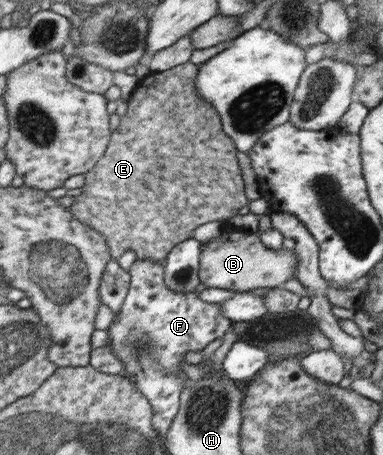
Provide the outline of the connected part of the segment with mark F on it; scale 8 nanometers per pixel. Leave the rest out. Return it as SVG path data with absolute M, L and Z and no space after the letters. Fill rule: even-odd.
M136 260L128 269L129 283L123 303L118 313L113 316L111 325L107 327L107 345L115 354L117 360L123 362L123 374L133 376L137 390L144 395L153 408L153 430L163 439L172 425L173 417L180 411L180 390L182 377L179 370L180 361L185 359L187 352L199 352L211 343L213 339L221 337L229 327L229 318L220 311L220 306L213 303L203 303L197 299L195 293L173 291L164 283L164 268L162 261Z

